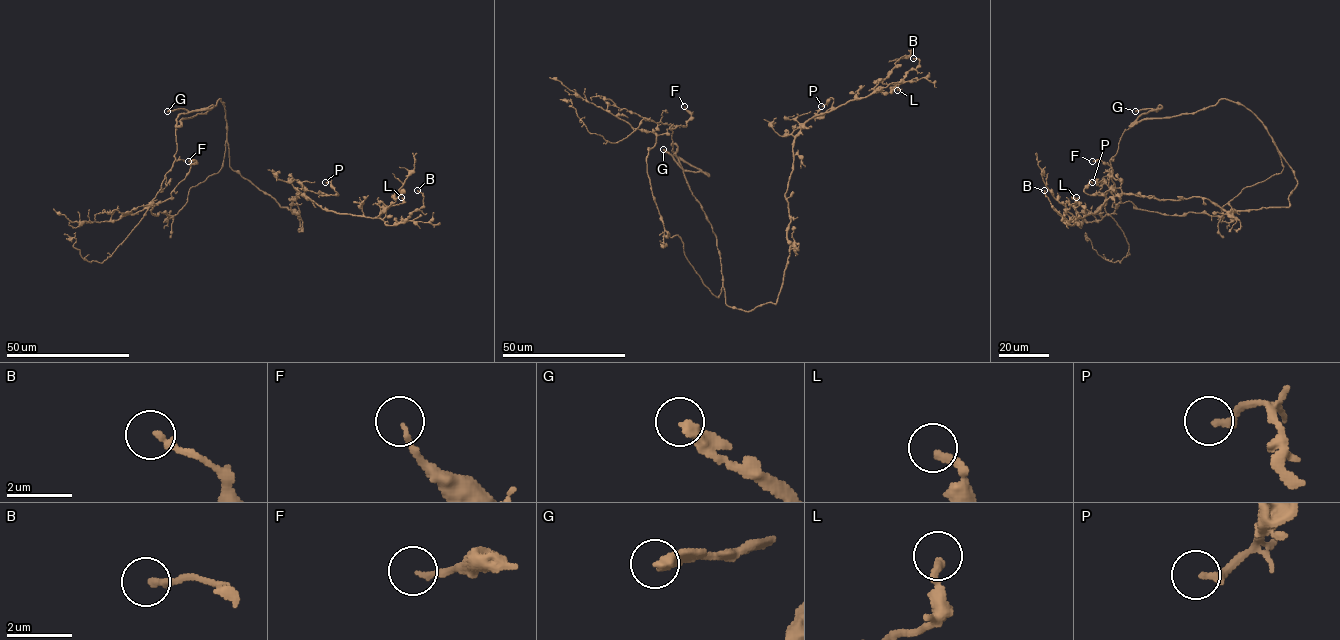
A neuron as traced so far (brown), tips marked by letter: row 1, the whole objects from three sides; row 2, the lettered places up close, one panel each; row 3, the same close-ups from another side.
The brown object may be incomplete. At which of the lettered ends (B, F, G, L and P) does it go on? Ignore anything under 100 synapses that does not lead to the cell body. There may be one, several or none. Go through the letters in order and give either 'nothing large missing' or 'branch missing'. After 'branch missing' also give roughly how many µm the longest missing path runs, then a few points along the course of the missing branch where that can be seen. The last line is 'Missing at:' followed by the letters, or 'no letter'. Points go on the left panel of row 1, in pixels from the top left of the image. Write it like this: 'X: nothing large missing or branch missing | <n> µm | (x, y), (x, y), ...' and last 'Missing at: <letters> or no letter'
B: nothing large missing
F: nothing large missing
G: branch missing | 190 µm
L: nothing large missing
P: nothing large missing
Missing at: G

